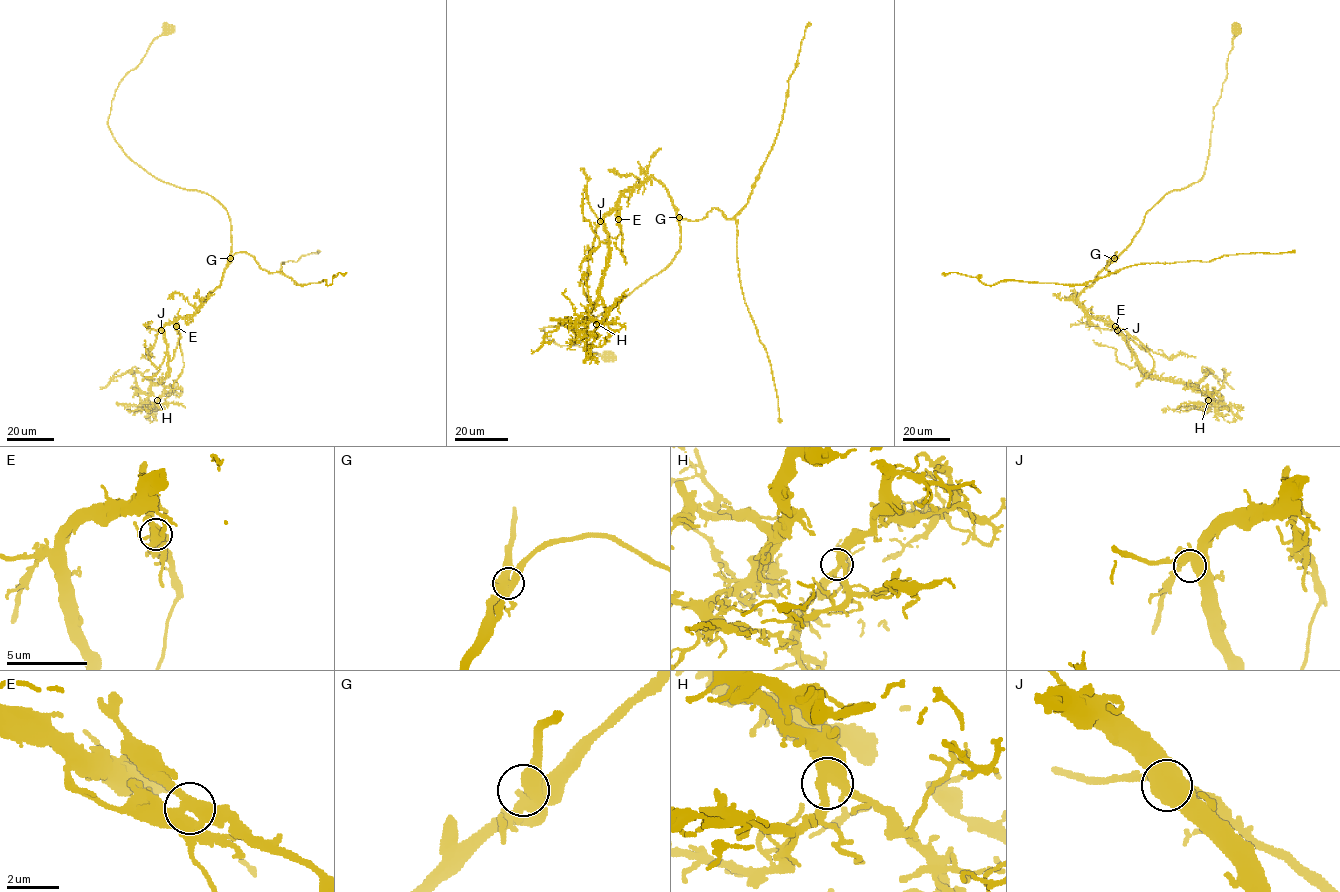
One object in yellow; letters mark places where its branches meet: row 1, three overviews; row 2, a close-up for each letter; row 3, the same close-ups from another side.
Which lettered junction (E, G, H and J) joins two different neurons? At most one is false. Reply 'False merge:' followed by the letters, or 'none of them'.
False merge: E

